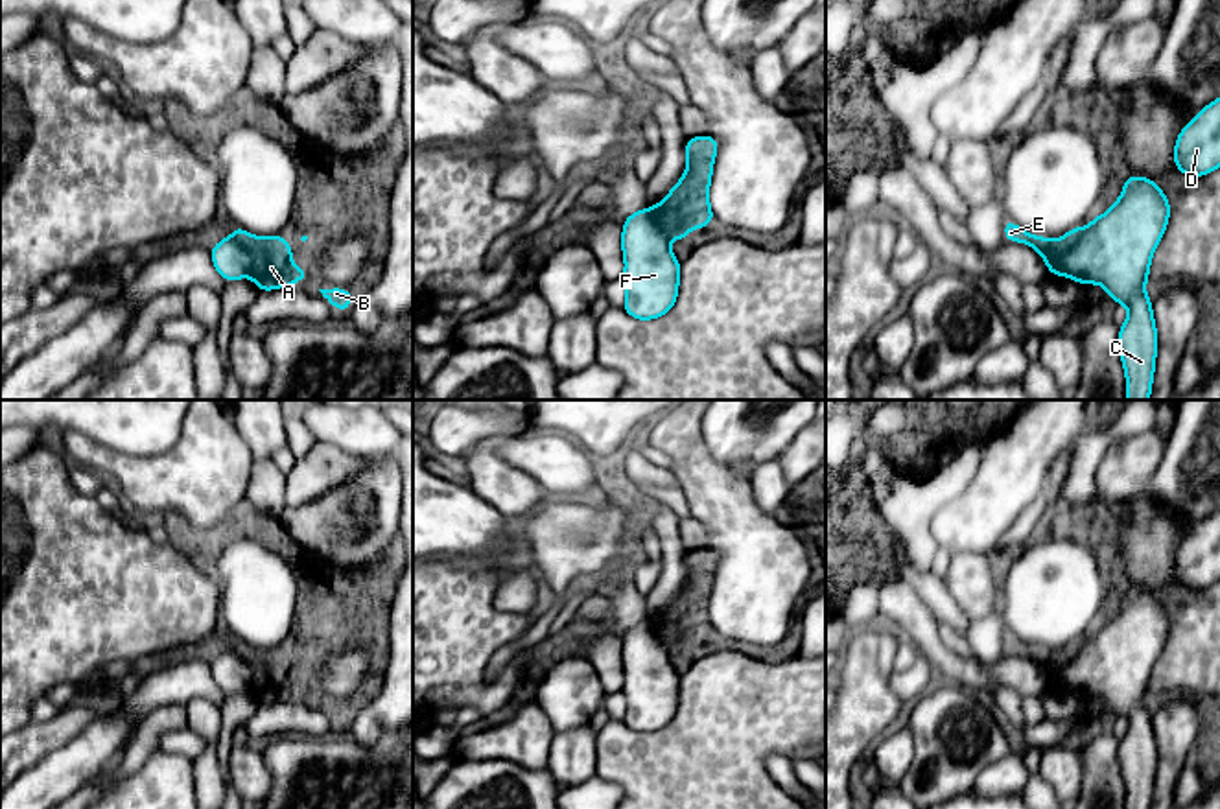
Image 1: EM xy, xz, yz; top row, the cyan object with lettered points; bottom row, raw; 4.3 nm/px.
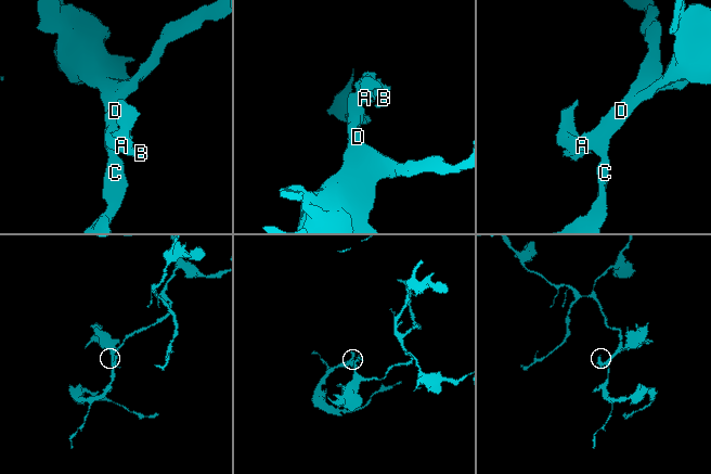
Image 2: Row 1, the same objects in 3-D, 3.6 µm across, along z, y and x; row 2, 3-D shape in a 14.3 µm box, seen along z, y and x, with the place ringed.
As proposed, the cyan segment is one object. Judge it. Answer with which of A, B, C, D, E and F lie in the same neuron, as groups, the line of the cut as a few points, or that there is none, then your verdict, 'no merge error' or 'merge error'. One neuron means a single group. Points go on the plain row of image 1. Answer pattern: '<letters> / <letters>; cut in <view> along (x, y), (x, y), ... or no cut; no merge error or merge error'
A B E / C D F; cut in yz along (1082, 647), (1064, 668), (1064, 688); merge error

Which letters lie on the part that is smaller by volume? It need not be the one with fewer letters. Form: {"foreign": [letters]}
{"foreign": ["A", "B", "E"]}

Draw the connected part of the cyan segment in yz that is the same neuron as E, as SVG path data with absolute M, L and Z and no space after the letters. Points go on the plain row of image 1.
M1004 632L1006 654L1019 654L1034 660L1047 674L1049 687L1063 687L1063 667L1082 651L1084 638L1071 641L1063 651L1047 652L1036 647L1028 647L1014 634Z

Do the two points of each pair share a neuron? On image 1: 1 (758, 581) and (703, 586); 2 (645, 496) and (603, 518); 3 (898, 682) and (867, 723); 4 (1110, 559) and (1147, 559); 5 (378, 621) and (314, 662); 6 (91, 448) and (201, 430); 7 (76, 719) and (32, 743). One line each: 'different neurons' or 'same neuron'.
1: different neurons
2: different neurons
3: different neurons
4: different neurons
5: same neuron
6: same neuron
7: same neuron

